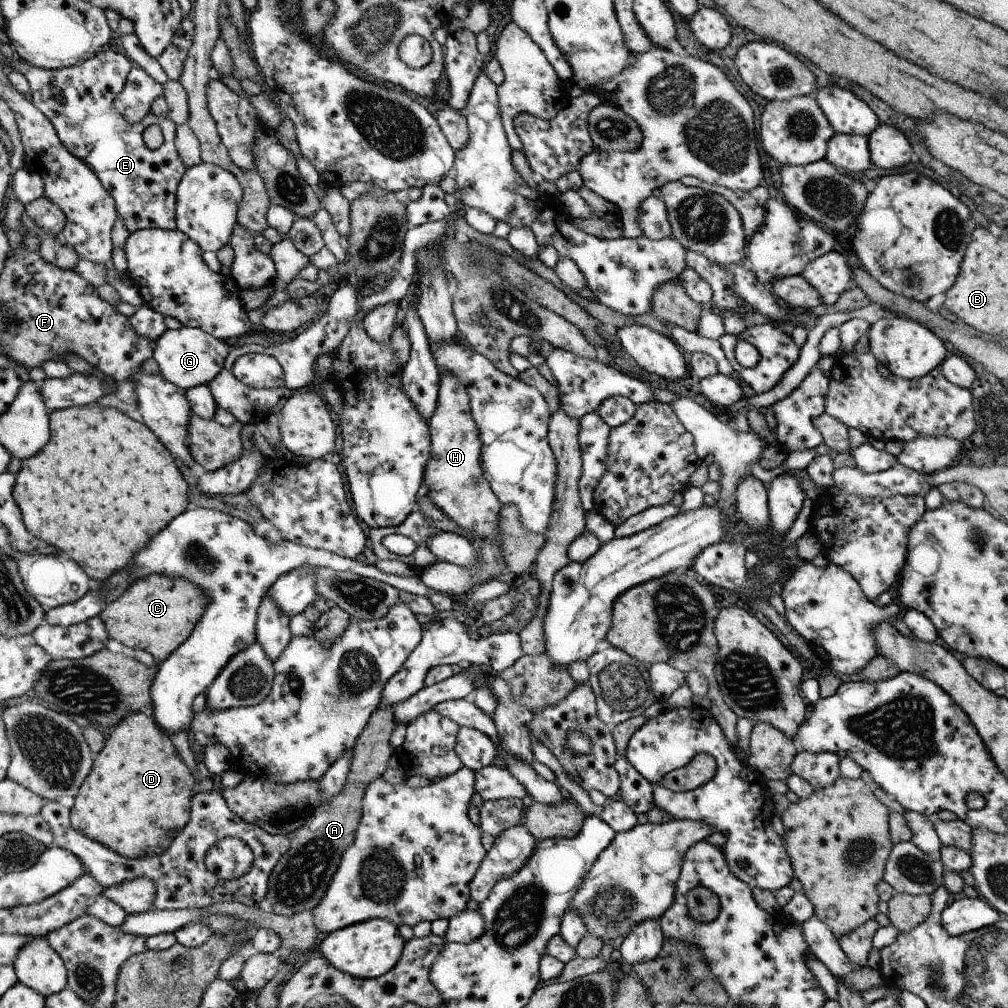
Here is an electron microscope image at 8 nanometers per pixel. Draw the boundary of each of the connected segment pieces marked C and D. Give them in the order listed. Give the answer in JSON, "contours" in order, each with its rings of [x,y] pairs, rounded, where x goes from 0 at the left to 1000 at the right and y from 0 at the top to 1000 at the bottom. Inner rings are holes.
{"contours":[[[[149,569],[133,577],[117,595],[104,600],[98,611],[109,634],[117,635],[127,643],[143,645],[158,658],[189,632],[209,599],[210,593],[206,593],[206,589],[202,589],[201,583],[194,581],[194,577],[187,577],[187,573]]],[[[140,705],[123,711],[103,737],[103,742],[95,749],[94,762],[75,789],[74,798],[69,803],[71,819],[125,851],[161,847],[189,813],[187,806],[189,806],[188,790],[192,780],[190,766],[175,750],[175,744],[165,730],[166,726],[155,714]]]]}

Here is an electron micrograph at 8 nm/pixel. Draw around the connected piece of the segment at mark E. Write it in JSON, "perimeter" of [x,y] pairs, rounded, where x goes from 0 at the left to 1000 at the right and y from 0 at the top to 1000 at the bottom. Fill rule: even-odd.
{"perimeter":[[[113,50],[98,51],[93,57],[78,64],[63,66],[63,68],[48,69],[15,57],[5,69],[22,71],[28,78],[32,101],[55,124],[59,137],[63,144],[75,157],[81,158],[97,174],[99,181],[113,194],[114,203],[117,205],[117,214],[123,218],[127,230],[137,230],[139,227],[158,226],[161,228],[173,228],[177,223],[177,196],[176,187],[182,176],[185,175],[185,165],[181,163],[174,145],[175,122],[168,117],[155,117],[149,113],[139,121],[131,123],[121,117],[114,108],[114,97],[125,87],[126,76],[130,71],[130,59]],[[149,123],[159,123],[163,129],[163,143],[157,149],[151,149],[143,143],[141,131]]]}

